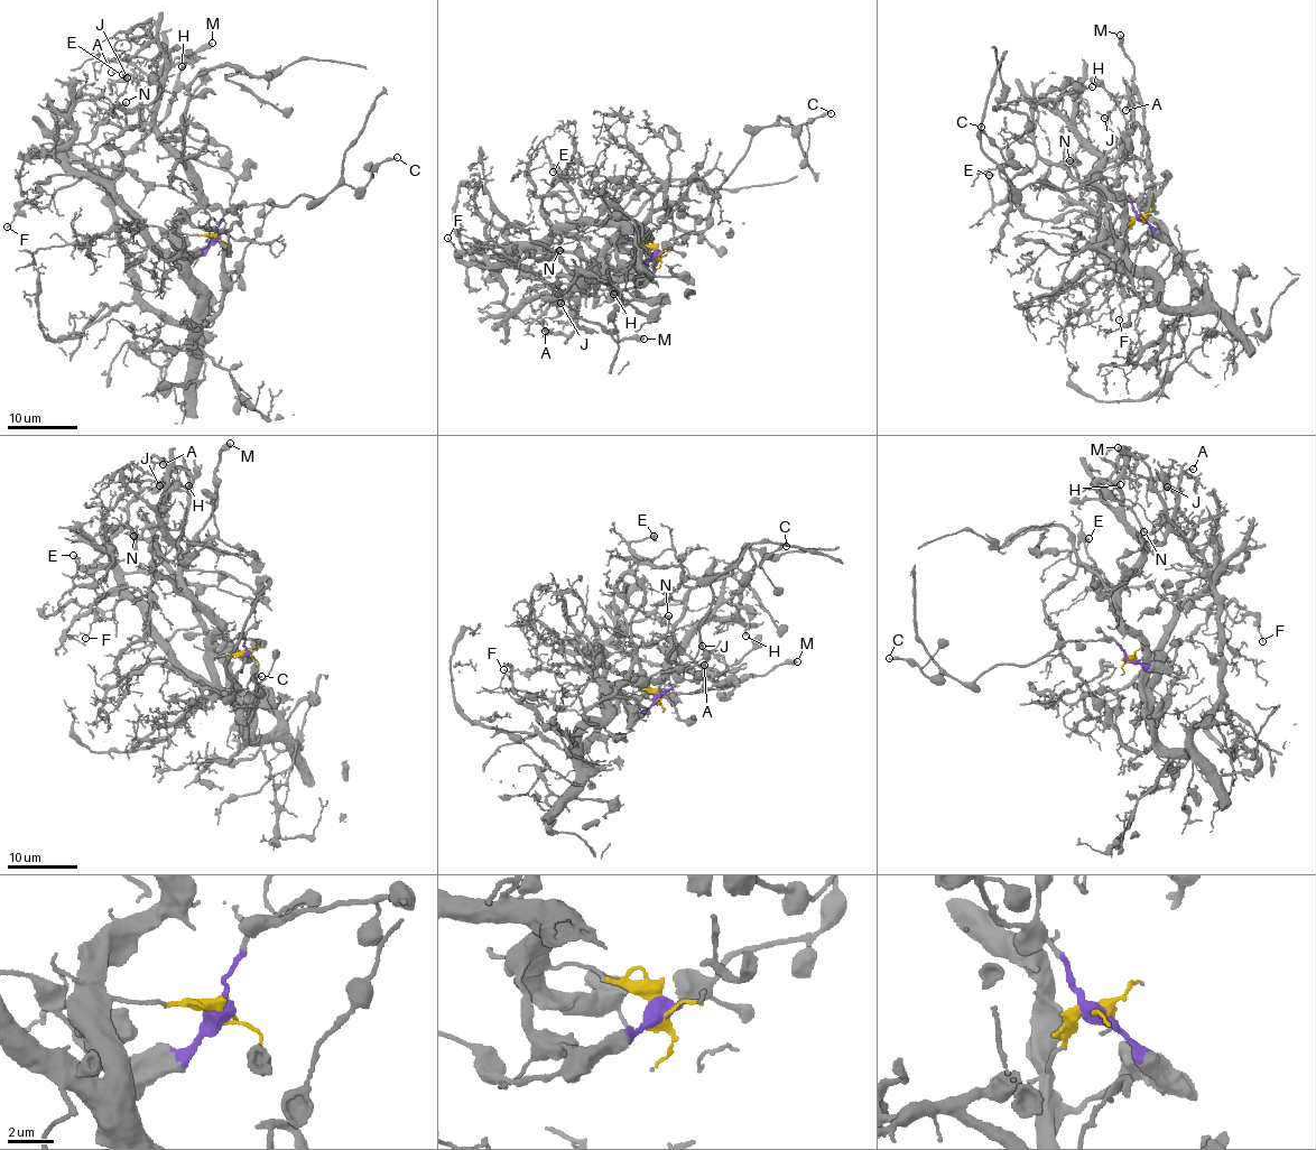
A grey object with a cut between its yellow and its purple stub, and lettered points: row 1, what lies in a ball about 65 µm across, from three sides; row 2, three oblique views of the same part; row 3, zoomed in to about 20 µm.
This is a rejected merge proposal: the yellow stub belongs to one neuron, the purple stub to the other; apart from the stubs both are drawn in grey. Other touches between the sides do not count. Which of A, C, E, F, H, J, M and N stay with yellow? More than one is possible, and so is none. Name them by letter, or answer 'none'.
A, E, F, H, J, M, N

